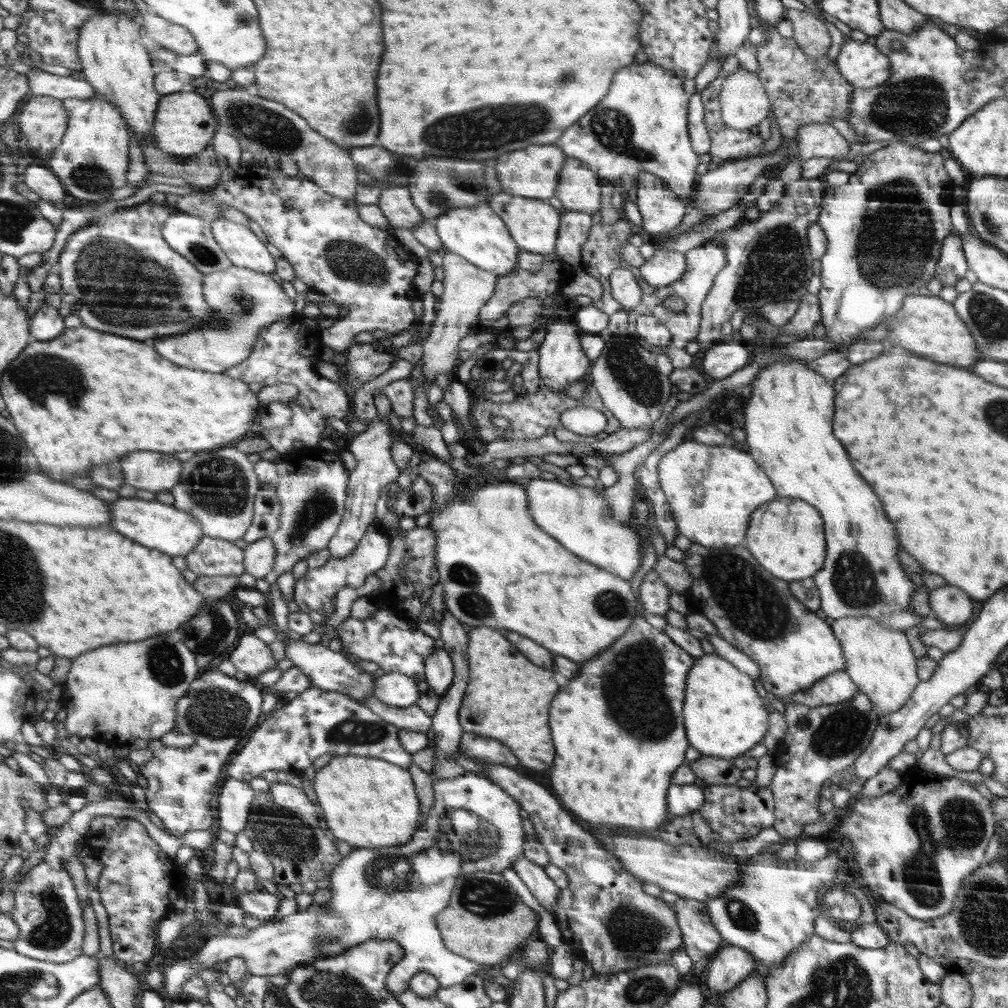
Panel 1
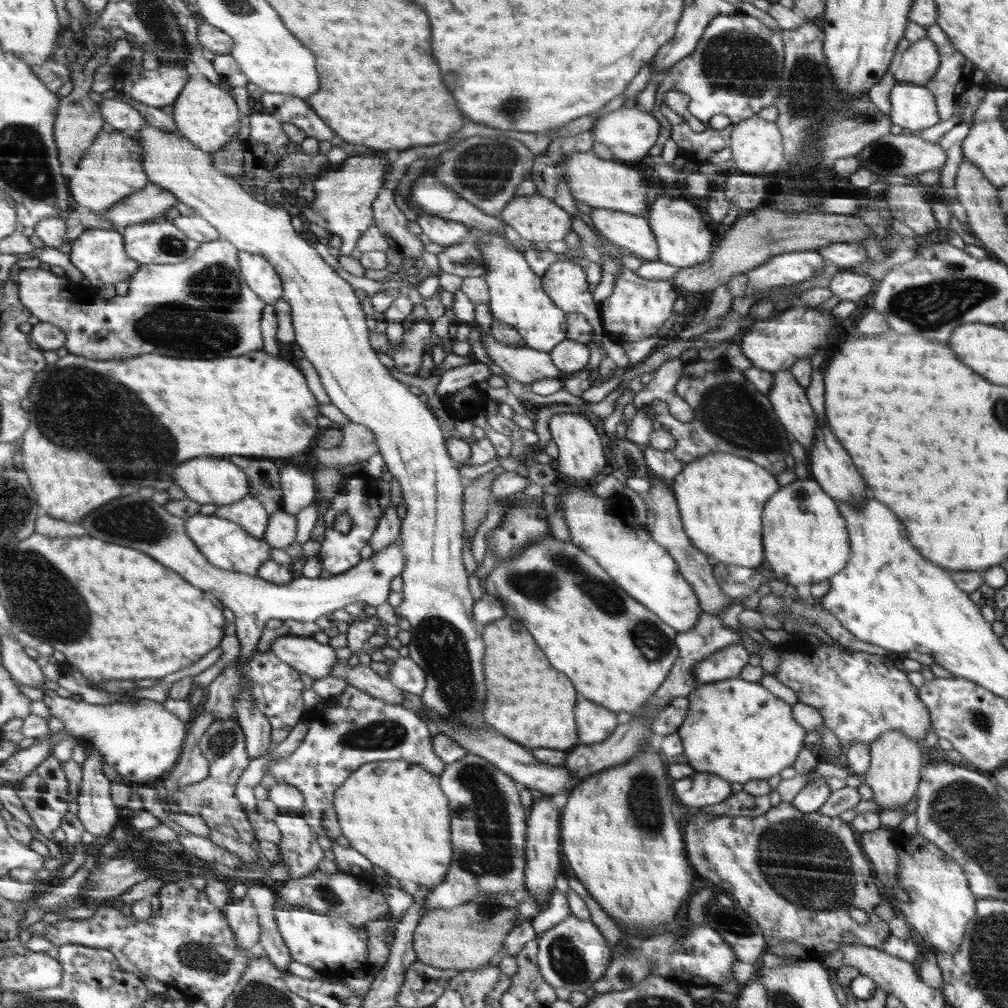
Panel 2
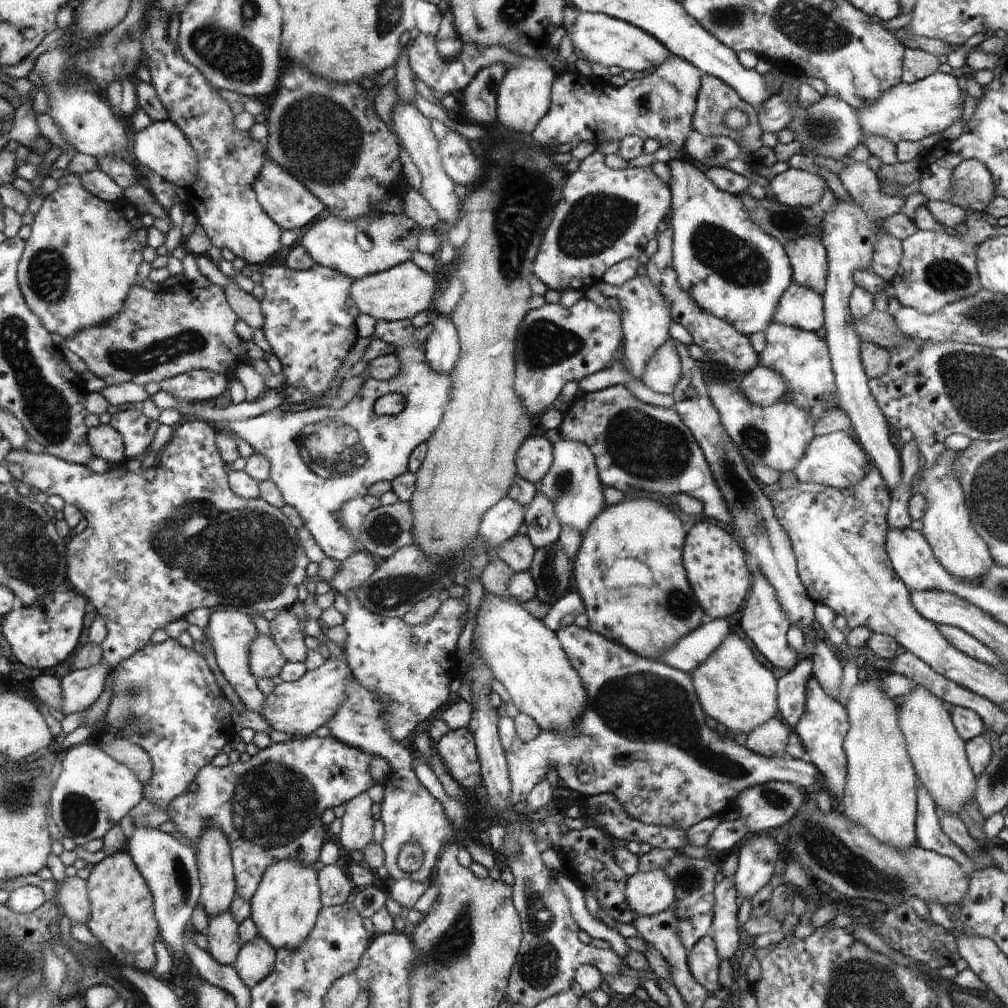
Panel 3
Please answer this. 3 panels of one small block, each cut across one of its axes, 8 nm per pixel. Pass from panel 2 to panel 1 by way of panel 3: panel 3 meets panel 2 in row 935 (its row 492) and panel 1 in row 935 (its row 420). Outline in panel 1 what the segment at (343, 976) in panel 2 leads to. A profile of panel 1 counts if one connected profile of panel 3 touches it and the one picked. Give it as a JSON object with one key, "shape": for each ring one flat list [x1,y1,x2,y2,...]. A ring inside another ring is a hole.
{"shape":[[468,773,444,780,432,778,434,804,429,810,426,821,418,824,414,837,406,845,398,847,380,847,356,849,344,857,342,862,330,874,332,884,329,886,331,897,324,907,312,904,313,909,305,912,298,909,294,914,276,918,275,921,262,923,257,928,248,929,236,936,210,937,191,959,178,959,165,975,163,993,169,999,183,999,184,985,200,973,200,967,214,967,223,964,234,957,244,957,249,974,259,976,286,975,294,967,321,956,338,956,373,938,378,940,393,940,403,950,403,957,395,964,388,974,386,987,390,994,398,996,410,987,416,974,426,971,446,988,460,984,466,978,475,974,479,963,467,959,447,949,439,930,436,916,447,908,452,898,459,877,478,872,501,873,511,868,519,856,523,856,525,838,521,806,499,784,482,774]]}

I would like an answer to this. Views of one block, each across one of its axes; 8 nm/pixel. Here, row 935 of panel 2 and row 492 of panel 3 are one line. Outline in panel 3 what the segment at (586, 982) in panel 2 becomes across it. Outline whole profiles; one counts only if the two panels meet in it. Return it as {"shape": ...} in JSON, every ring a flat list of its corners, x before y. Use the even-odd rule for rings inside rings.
{"shape":[[560,439,555,446,555,464,540,482,538,490,554,503,554,514,560,526,576,528,584,534,588,527,604,512,604,498,600,486,599,466,587,444]]}

